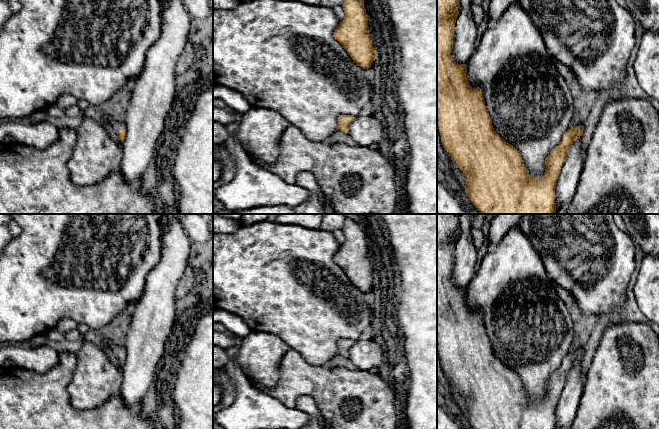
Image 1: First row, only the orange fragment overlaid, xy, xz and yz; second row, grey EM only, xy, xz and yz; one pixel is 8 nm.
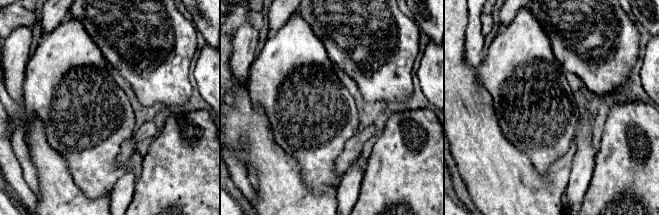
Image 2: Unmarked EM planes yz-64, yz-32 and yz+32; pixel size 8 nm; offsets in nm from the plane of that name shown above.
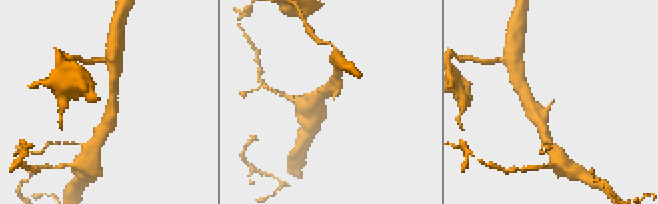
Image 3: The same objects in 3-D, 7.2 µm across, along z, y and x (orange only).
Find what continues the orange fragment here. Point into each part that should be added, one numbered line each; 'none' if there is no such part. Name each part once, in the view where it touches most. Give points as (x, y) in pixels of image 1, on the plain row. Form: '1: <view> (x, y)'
1: xy (117, 350)

